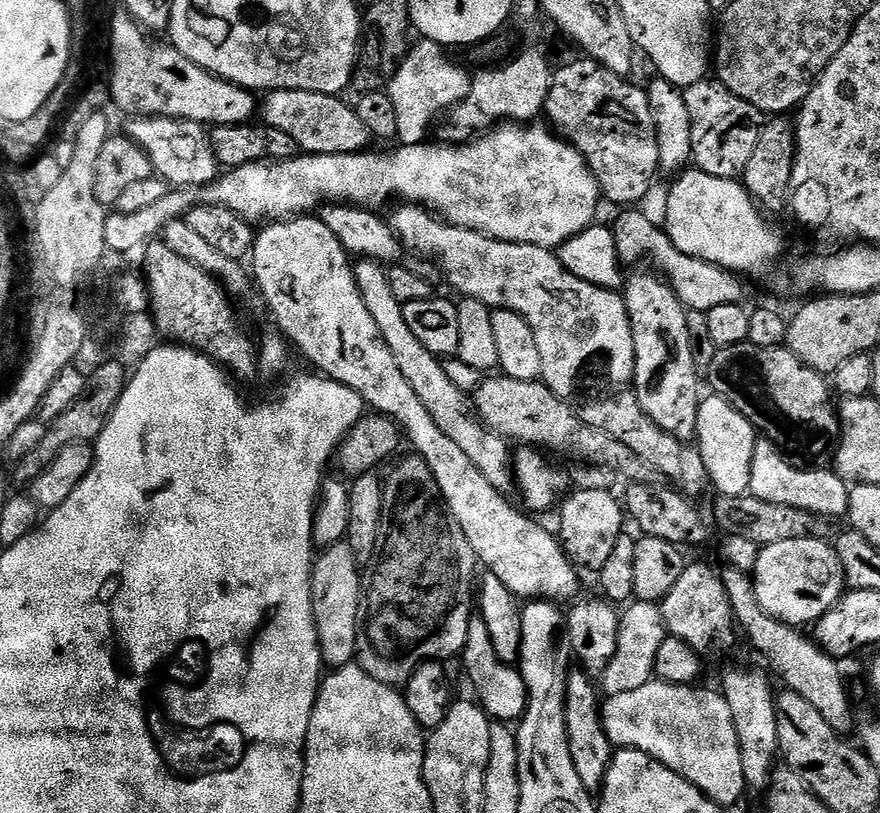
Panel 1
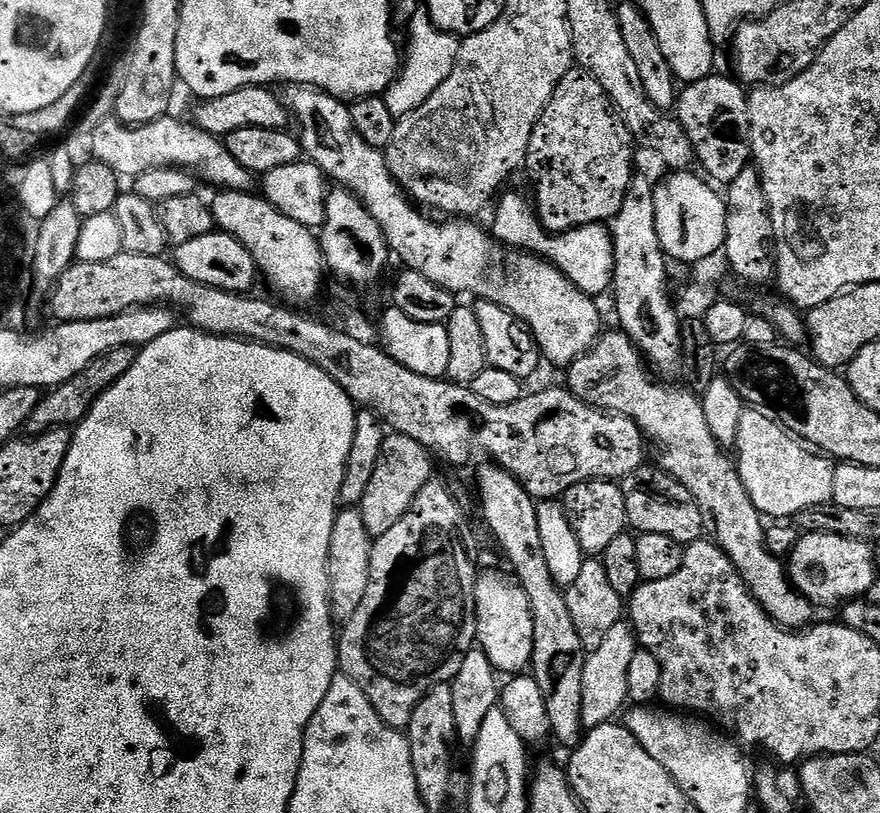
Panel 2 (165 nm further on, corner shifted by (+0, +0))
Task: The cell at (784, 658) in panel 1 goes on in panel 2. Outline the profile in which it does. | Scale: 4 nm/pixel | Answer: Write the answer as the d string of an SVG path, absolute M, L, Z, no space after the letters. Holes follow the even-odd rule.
M619 330L605 331L586 355L568 365L566 375L568 391L583 404L625 416L639 426L651 451L656 451L655 463L660 471L690 490L710 529L711 539L728 555L763 612L781 628L809 627L814 620L814 605L792 584L785 561L770 554L764 545L765 521L750 502L729 453L710 432L701 401L680 388L667 388L667 383L653 379L631 338Z

